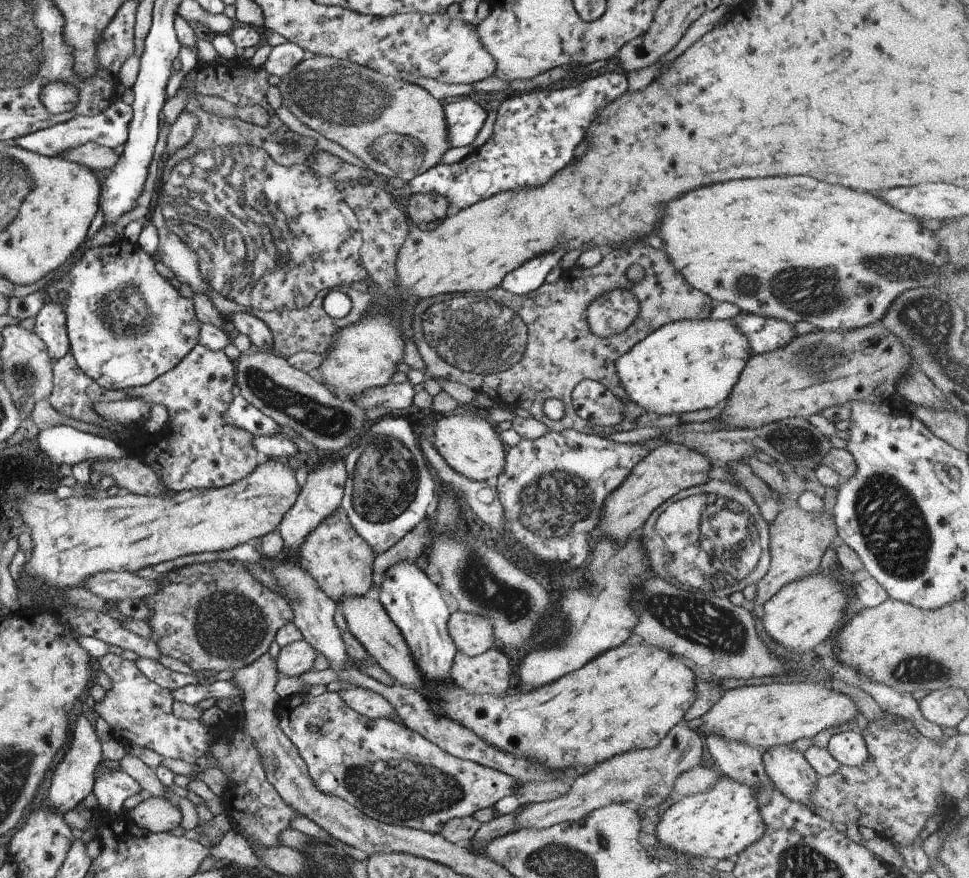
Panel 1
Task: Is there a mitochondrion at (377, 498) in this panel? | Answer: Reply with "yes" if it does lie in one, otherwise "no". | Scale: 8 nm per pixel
yes

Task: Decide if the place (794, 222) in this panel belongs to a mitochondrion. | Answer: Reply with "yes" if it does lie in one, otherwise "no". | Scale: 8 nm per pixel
no

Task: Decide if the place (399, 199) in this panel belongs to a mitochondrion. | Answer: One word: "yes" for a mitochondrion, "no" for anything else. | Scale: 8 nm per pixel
no

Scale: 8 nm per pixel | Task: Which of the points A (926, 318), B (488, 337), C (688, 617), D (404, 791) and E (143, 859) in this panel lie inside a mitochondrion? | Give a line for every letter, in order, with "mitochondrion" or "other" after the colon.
A: mitochondrion
B: mitochondrion
C: mitochondrion
D: mitochondrion
E: mitochondrion

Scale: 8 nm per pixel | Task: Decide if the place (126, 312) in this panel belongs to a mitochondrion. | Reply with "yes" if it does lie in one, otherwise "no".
yes

